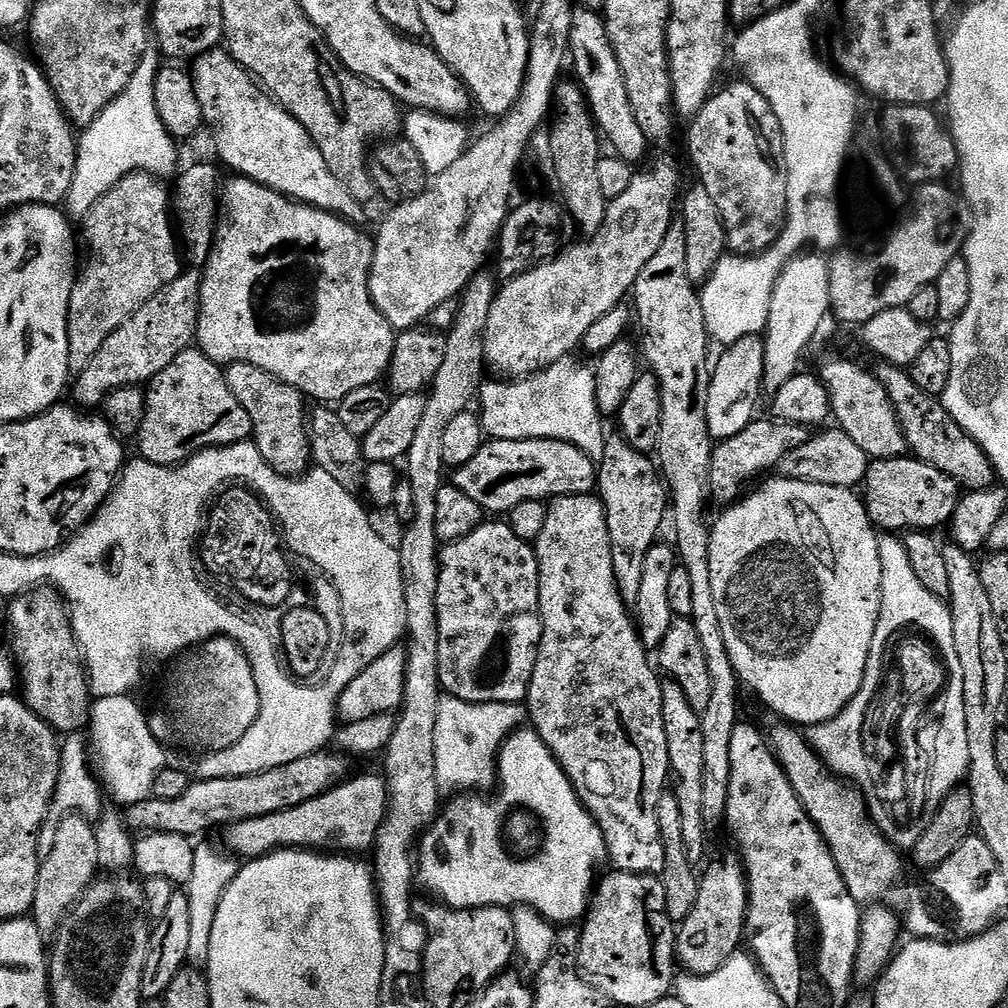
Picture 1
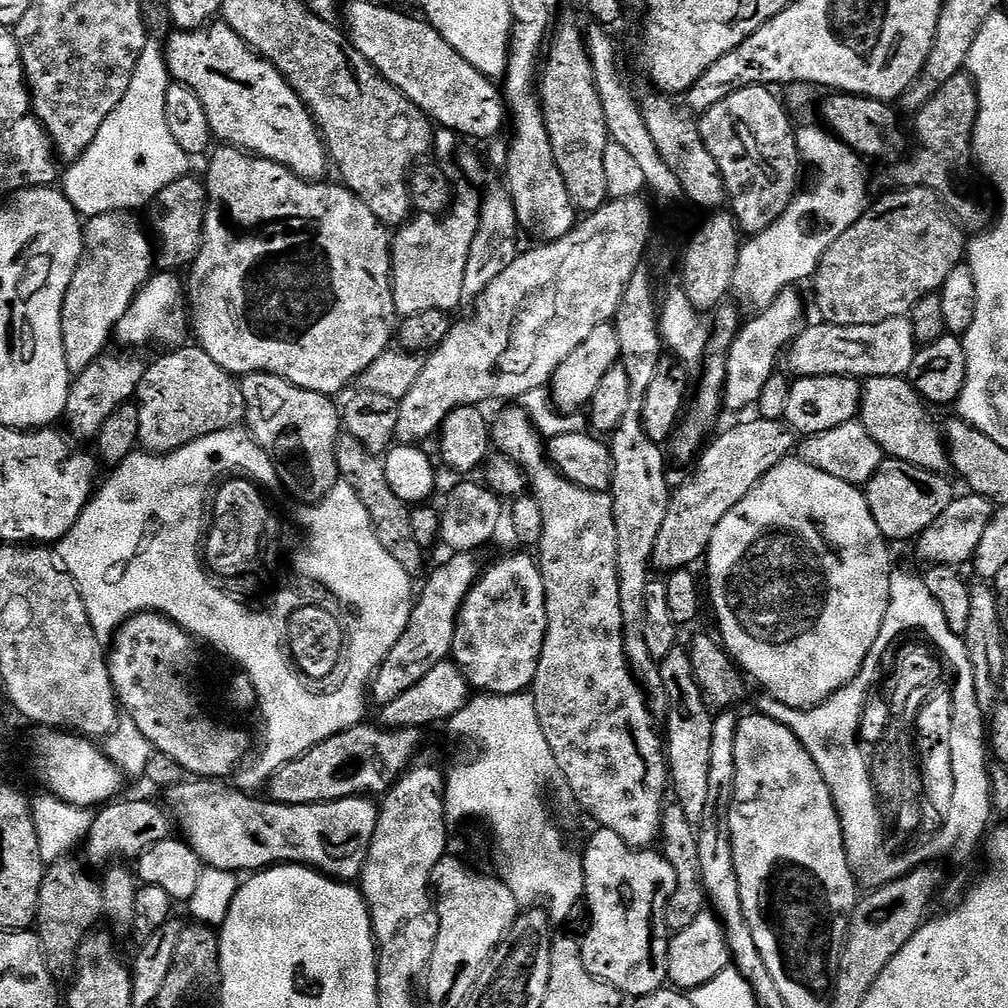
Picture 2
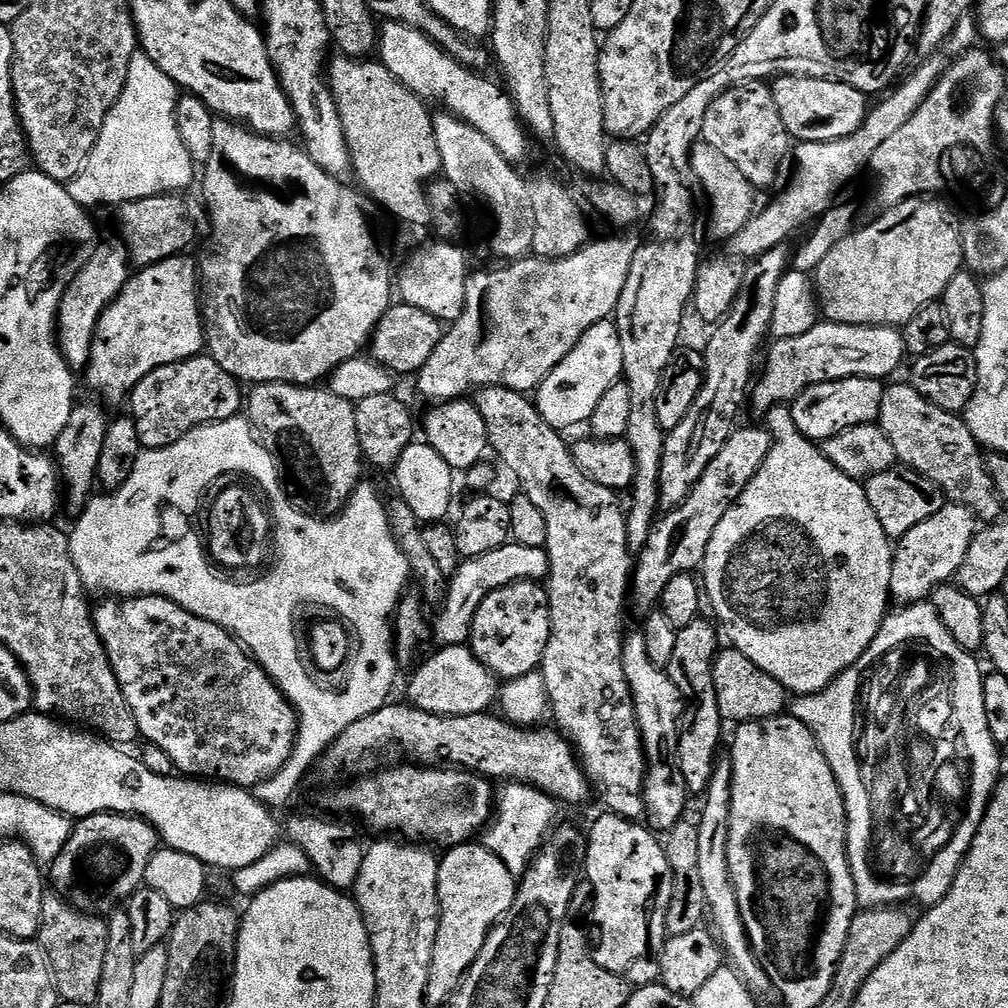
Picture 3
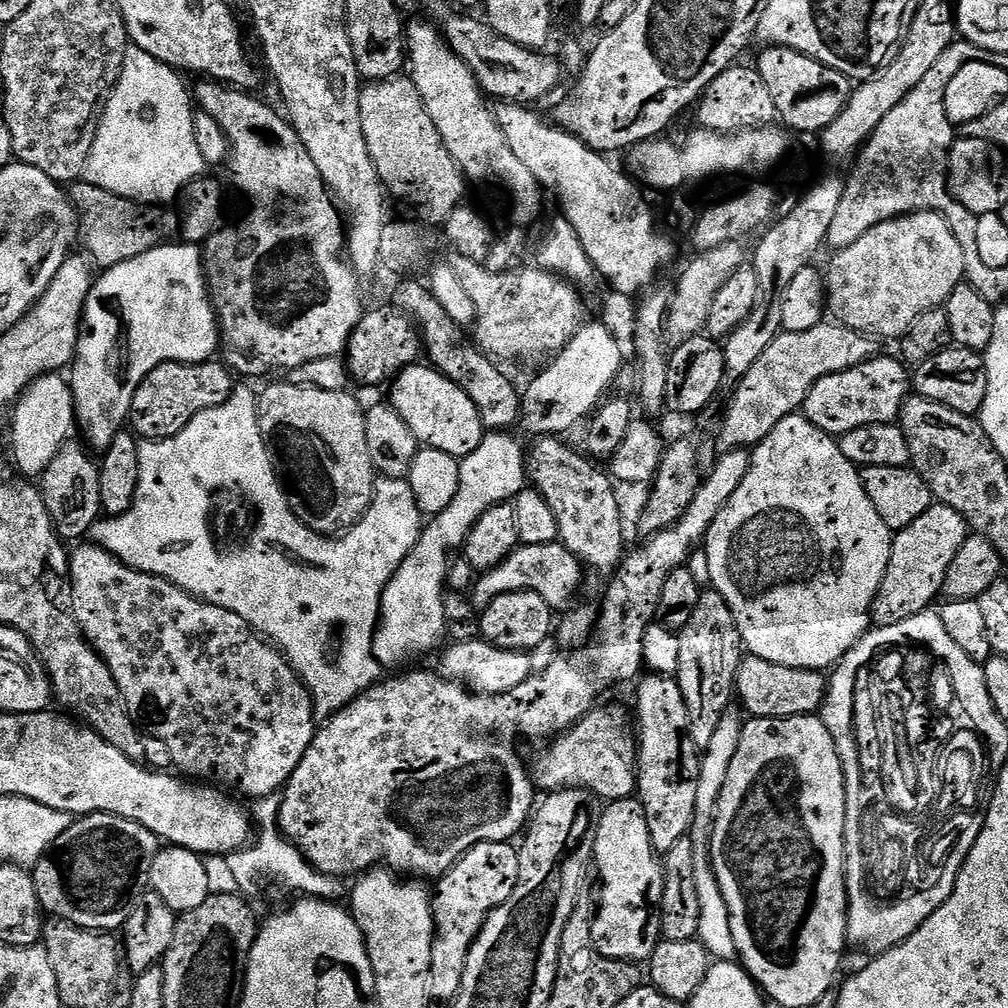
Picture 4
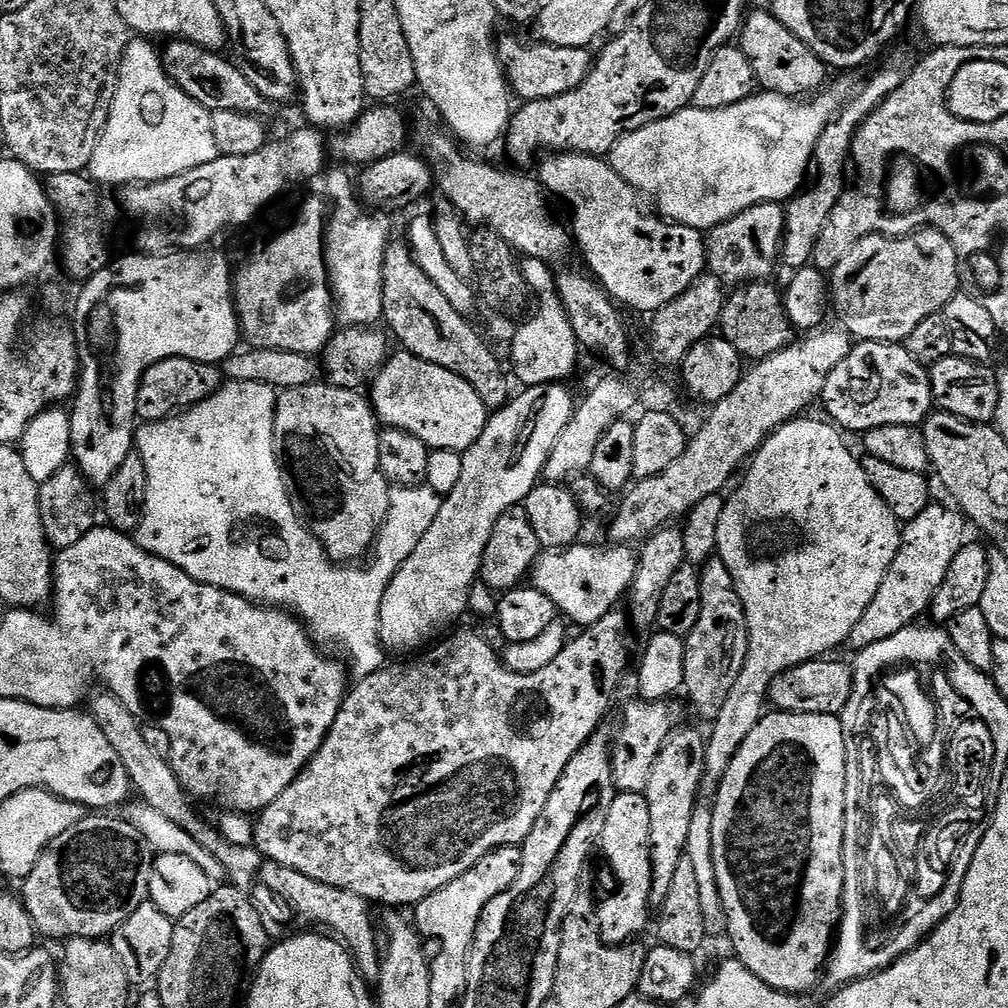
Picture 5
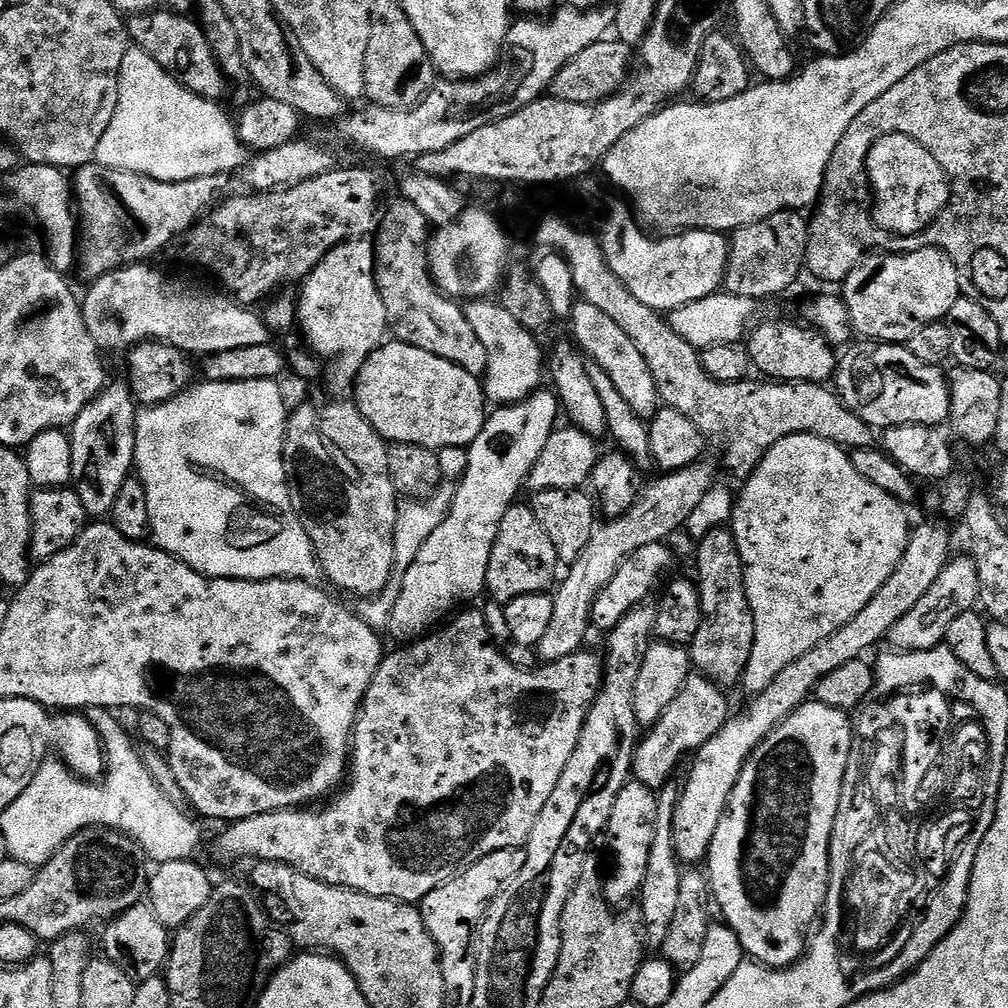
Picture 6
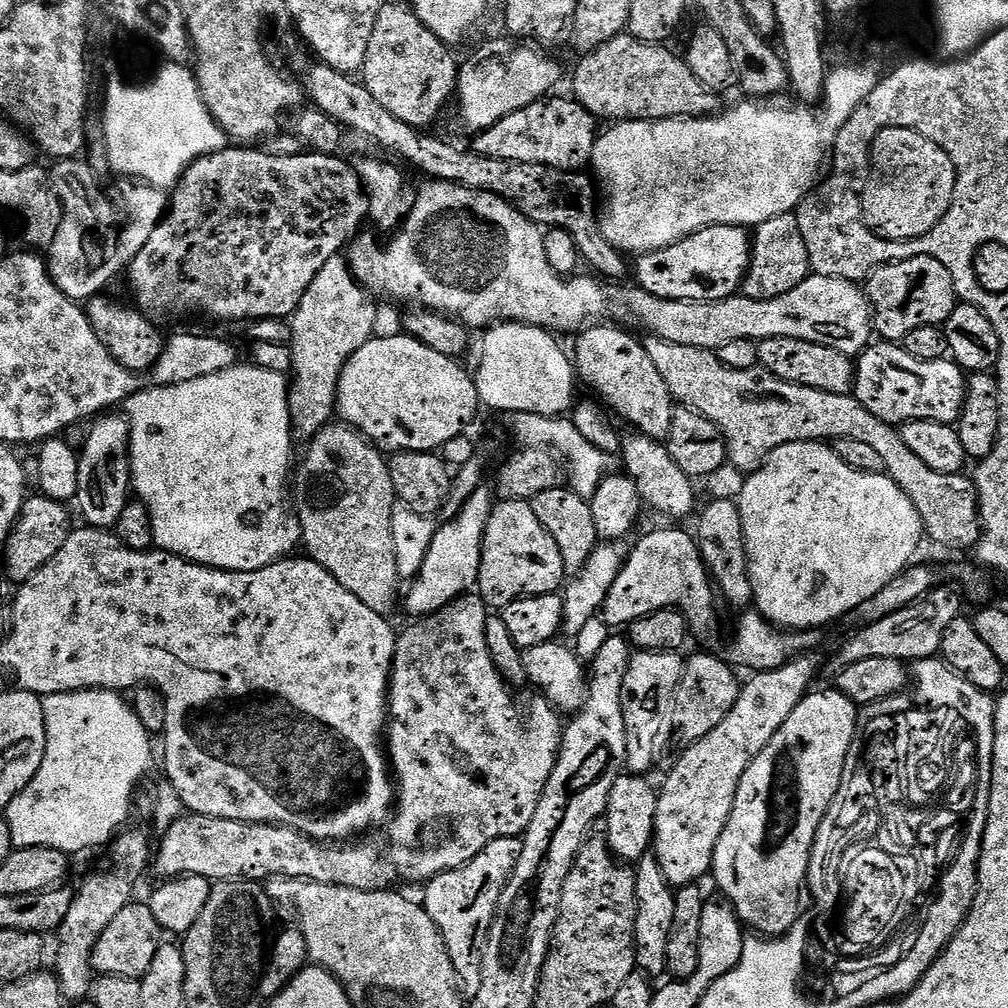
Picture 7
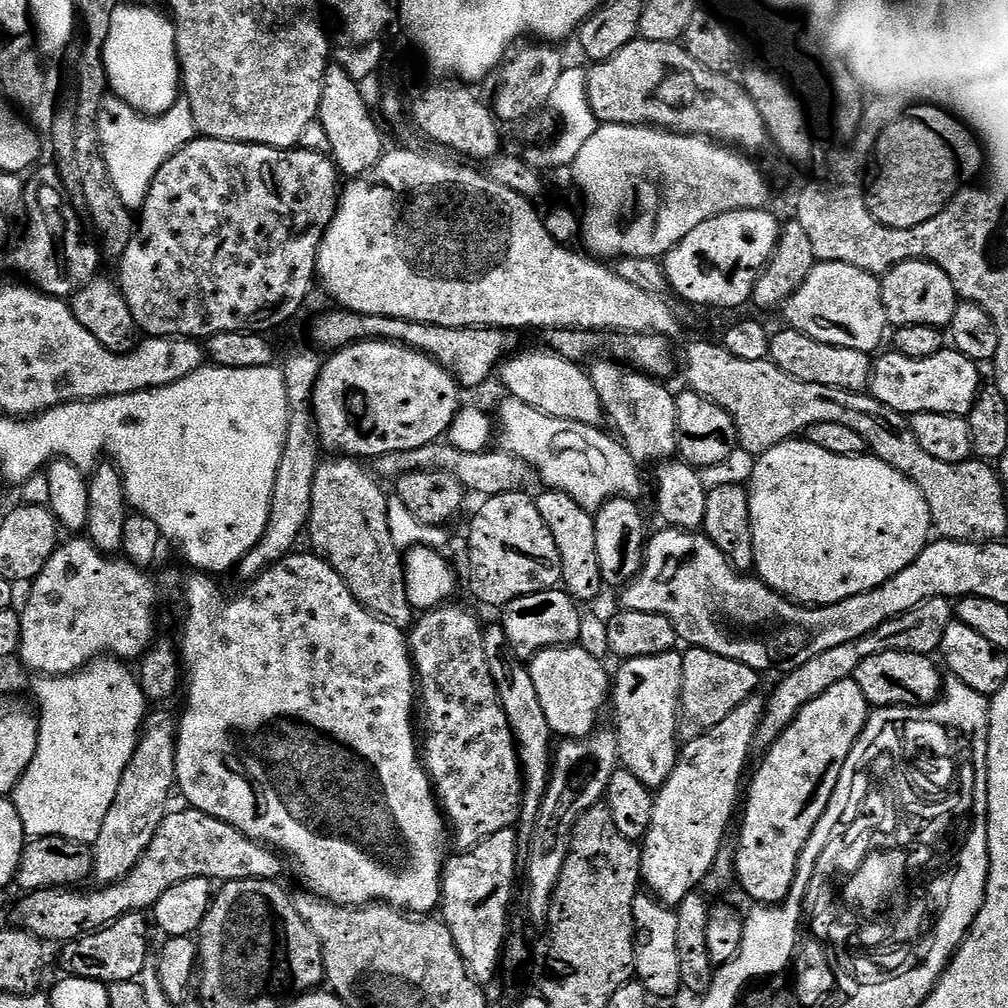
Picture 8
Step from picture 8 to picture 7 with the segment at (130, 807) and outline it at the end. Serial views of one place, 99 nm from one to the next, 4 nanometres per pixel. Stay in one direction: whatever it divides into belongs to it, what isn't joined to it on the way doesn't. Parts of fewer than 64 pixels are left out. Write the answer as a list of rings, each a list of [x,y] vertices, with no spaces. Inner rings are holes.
[[[124,830],[119,833],[111,841],[112,848],[112,865],[105,872],[96,872],[84,885],[79,889],[75,889],[72,901],[70,902],[70,910],[66,914],[66,918],[62,918],[60,927],[54,933],[56,939],[56,968],[54,967],[54,975],[56,981],[60,983],[60,995],[65,1001],[89,999],[90,993],[94,987],[94,973],[92,971],[92,955],[94,954],[94,946],[98,946],[98,938],[102,938],[102,933],[106,930],[106,926],[110,926],[110,922],[114,922],[114,918],[118,918],[118,914],[122,914],[122,910],[128,904],[133,903],[136,892],[136,883],[144,876],[144,871],[149,871],[150,861],[154,856],[153,845],[148,845],[148,836],[144,832],[128,832]]]

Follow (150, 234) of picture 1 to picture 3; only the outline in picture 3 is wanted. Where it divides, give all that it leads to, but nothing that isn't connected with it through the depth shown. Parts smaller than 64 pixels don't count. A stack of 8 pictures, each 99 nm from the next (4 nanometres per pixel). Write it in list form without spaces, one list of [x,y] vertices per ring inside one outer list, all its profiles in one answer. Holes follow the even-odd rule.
[[[123,247],[104,248],[96,252],[76,272],[76,277],[67,281],[64,295],[60,298],[58,313],[58,347],[64,361],[73,370],[87,369],[91,358],[92,339],[95,337],[96,326],[100,315],[119,295],[124,284],[130,277],[130,256]]]

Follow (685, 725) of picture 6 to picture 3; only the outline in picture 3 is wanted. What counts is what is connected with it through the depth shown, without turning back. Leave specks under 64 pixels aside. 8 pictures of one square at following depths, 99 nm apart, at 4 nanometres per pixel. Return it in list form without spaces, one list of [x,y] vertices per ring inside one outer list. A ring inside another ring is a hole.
[[[389,702],[374,714],[366,714],[366,718],[342,730],[340,737],[328,747],[322,757],[324,776],[328,780],[336,780],[332,782],[348,782],[360,773],[371,773],[379,765],[376,763],[379,762],[380,755],[396,747],[404,755],[405,761],[416,766],[451,766],[474,772],[485,778],[505,776],[503,778],[505,781],[530,784],[557,802],[565,800],[568,804],[580,804],[587,798],[590,781],[572,745],[559,731],[529,730],[524,726],[510,724],[499,715],[496,715],[497,717],[492,715],[488,712],[479,712],[465,716],[435,716],[429,712],[423,712],[421,708],[413,708],[407,702],[401,702],[401,704]]]

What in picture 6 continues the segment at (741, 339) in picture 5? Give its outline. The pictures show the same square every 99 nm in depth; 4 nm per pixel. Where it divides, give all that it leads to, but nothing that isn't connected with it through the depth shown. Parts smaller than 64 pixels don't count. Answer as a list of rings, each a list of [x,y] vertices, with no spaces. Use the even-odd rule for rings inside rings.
[[[768,320],[765,324],[757,323],[746,337],[748,353],[752,359],[752,368],[760,371],[761,377],[772,382],[824,382],[835,373],[838,363],[833,345],[824,337],[824,333],[811,327],[799,328],[796,324],[783,324],[780,320]]]

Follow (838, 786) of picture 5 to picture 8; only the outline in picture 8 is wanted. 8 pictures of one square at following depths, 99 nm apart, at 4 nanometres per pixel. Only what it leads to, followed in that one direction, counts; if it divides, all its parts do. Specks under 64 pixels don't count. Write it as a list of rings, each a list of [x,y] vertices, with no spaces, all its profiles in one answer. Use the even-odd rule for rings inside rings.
[[[849,678],[830,686],[818,698],[811,700],[791,721],[792,724],[772,744],[768,757],[760,764],[756,777],[752,780],[752,789],[747,789],[748,805],[743,805],[744,825],[740,828],[740,845],[734,848],[736,857],[736,875],[738,888],[757,905],[779,905],[789,899],[792,883],[796,880],[796,867],[800,864],[800,855],[816,827],[821,827],[824,811],[836,793],[846,758],[854,742],[862,734],[870,715],[870,702],[866,694]]]

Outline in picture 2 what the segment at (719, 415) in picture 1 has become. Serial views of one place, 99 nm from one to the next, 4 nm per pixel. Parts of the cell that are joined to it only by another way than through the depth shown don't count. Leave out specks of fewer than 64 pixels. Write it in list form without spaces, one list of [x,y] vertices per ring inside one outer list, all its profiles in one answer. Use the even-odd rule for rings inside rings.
[[[793,286],[782,290],[778,294],[778,298],[774,298],[774,302],[770,302],[770,306],[759,309],[755,313],[756,317],[752,321],[745,323],[742,328],[742,335],[738,334],[734,338],[734,342],[728,351],[728,361],[726,362],[726,386],[724,387],[724,408],[732,412],[744,412],[748,407],[750,409],[759,402],[759,395],[762,394],[762,388],[765,386],[769,373],[765,372],[744,372],[744,352],[756,364],[772,364],[776,359],[781,359],[782,353],[787,349],[788,345],[796,339],[798,334],[802,334],[806,327],[806,319],[804,320],[804,300],[800,297],[799,287]]]

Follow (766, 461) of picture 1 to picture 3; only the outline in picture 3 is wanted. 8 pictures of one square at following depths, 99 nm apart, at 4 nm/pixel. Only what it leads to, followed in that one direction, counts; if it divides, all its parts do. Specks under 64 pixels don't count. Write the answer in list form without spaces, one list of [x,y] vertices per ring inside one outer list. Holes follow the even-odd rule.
[[[737,427],[730,434],[726,446],[718,450],[718,458],[706,466],[706,474],[698,478],[694,490],[678,507],[665,511],[652,525],[650,538],[646,538],[646,546],[635,557],[630,577],[630,596],[640,608],[652,610],[659,605],[662,590],[673,578],[683,572],[695,573],[703,565],[706,546],[710,546],[710,538],[714,538],[714,530],[718,530],[718,522],[736,504],[736,499],[750,486],[754,474],[766,462],[772,449],[772,433],[767,427]]]

